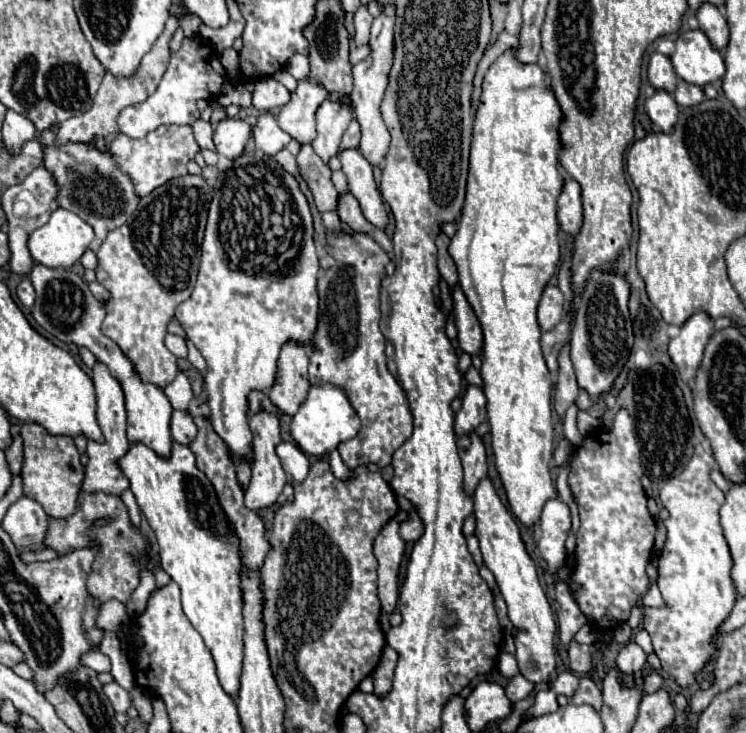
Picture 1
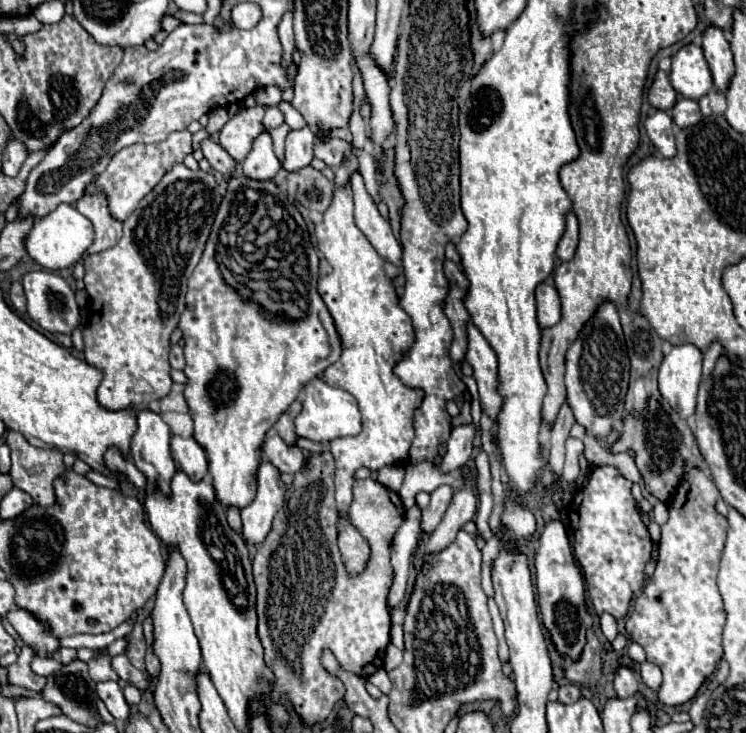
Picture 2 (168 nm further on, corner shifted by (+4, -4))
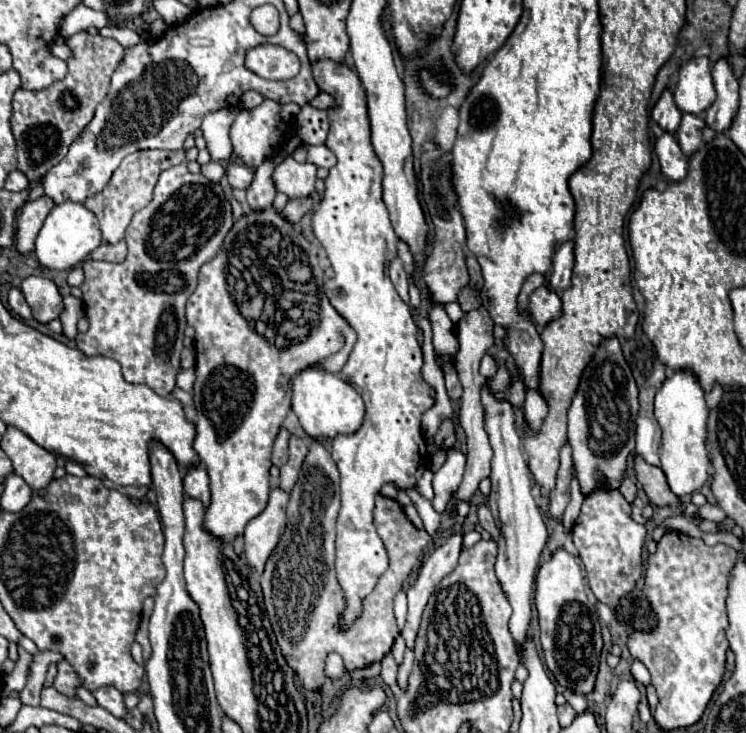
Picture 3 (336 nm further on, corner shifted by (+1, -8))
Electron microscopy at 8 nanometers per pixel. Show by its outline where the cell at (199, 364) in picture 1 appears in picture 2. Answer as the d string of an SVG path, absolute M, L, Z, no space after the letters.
M172 347L169 352L169 362L172 368L183 370L186 364L183 349Z

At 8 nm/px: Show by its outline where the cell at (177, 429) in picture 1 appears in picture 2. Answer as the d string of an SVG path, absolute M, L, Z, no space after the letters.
M171 438L171 454L179 468L193 480L199 482L207 474L207 456L205 450L193 438Z

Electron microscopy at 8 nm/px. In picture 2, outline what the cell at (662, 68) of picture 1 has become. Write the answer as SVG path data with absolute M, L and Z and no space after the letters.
M663 70L657 72L657 76L653 80L653 86L647 94L647 100L657 110L671 110L673 104L677 102L677 94L675 94L675 90L669 82L669 76Z

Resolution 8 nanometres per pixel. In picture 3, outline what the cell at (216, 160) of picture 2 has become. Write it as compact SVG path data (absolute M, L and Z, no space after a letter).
M228 162L226 166L226 176L228 176L228 182L232 188L246 188L250 184L250 178L252 178L252 170L242 166L242 164L236 164L236 162Z

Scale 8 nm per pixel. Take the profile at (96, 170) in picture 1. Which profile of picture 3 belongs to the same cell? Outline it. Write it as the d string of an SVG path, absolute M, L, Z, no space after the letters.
M116 242L116 244L100 244L92 254L94 260L104 260L104 262L122 262L126 258L126 242Z

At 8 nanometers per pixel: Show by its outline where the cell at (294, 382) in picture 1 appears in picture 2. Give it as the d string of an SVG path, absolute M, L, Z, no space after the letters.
M293 402L291 406L289 406L289 410L287 412L283 412L281 414L281 418L277 420L277 424L275 424L275 430L279 432L279 436L289 444L289 446L295 446L295 442L297 442L297 434L295 434L295 426L293 426L293 420L295 420L295 416L299 414L299 410L301 410L301 404L299 402Z

